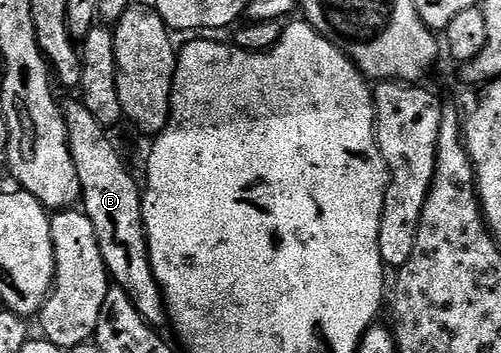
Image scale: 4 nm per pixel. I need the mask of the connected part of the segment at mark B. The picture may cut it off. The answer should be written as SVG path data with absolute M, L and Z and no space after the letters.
M79 100L64 103L63 113L65 115L65 127L67 128L67 136L69 137L69 151L71 152L71 160L75 164L75 172L79 176L79 184L81 185L80 205L83 207L85 214L91 220L91 224L95 228L95 236L99 240L99 252L103 252L103 260L106 268L109 269L110 279L118 286L123 288L123 292L127 292L127 296L131 296L131 304L135 304L135 312L139 312L139 316L143 316L145 323L154 328L164 327L167 322L167 311L165 308L165 299L161 296L161 285L155 280L155 272L151 268L151 260L149 259L149 241L145 239L145 221L143 220L143 208L141 207L142 187L137 186L135 179L129 175L129 170L125 167L125 162L121 159L121 154L117 151L117 146L113 142L109 142L106 127L99 124L99 120L95 120L95 116L91 116L91 112L87 112L87 108Z

